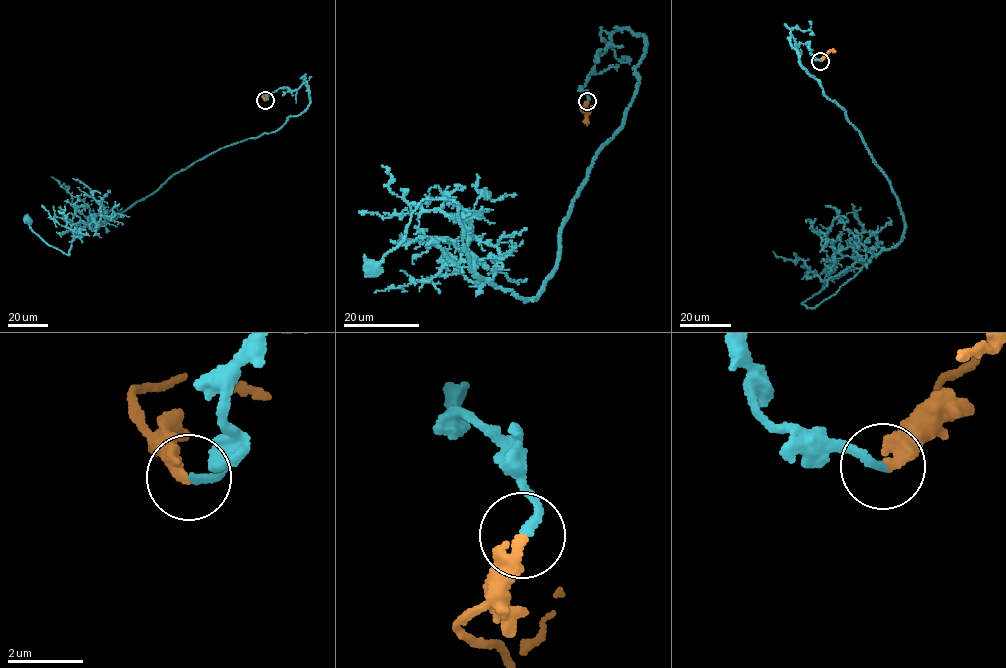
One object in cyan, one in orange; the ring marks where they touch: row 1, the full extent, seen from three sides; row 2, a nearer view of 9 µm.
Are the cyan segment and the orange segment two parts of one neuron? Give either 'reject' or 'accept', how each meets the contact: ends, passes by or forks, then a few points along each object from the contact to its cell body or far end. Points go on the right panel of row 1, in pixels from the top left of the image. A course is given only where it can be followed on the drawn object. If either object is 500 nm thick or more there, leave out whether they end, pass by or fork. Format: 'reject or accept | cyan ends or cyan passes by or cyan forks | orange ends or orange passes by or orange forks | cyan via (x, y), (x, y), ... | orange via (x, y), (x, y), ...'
accept | cyan ends | orange ends | cyan via (820, 60), (790, 34), (800, 63), (889, 179), (904, 224), (899, 242), (807, 308), (829, 268) | orange via (820, 60), (829, 52), (836, 51)

